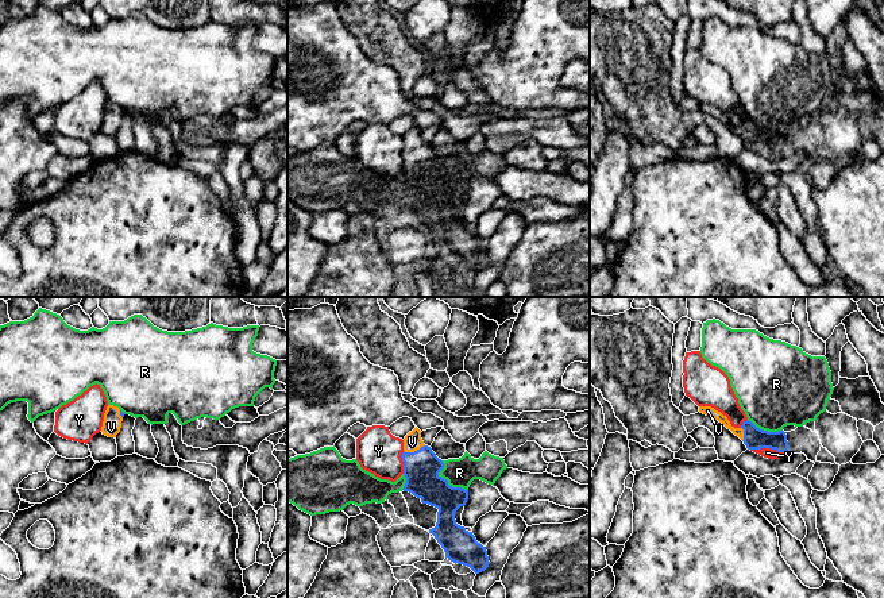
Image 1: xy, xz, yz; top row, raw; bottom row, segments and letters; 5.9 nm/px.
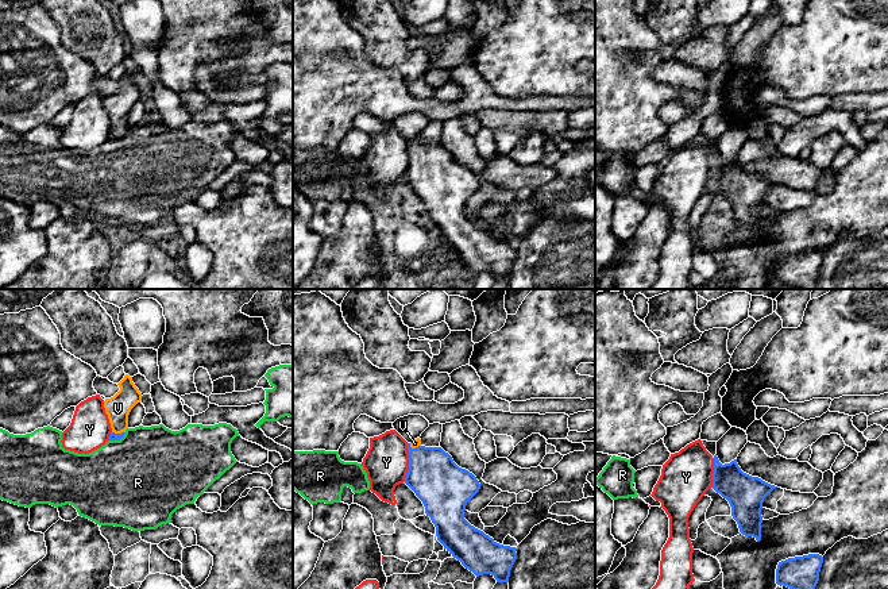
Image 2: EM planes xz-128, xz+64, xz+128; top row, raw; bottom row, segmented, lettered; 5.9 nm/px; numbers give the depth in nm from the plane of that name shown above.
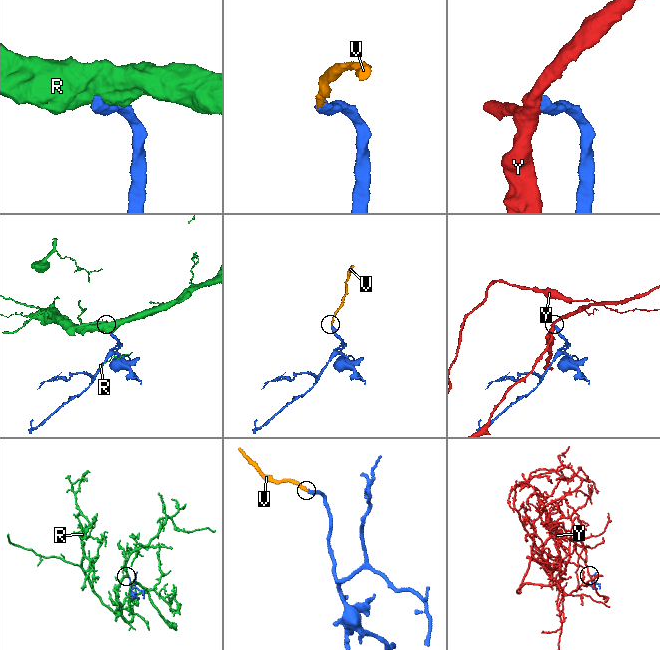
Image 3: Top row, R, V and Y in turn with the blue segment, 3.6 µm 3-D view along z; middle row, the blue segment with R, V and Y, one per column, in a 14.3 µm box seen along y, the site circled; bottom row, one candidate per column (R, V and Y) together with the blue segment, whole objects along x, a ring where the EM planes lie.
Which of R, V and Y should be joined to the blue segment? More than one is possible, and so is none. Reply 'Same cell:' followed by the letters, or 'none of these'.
Same cell: V

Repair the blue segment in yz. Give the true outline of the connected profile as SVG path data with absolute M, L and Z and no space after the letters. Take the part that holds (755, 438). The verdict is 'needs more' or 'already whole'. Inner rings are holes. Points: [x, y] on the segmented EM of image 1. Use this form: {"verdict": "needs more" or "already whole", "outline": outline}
{"verdict": "needs more", "outline": "M699 406L699 412L722 423L744 441L748 450L771 448L777 452L788 452L788 441L784 431L763 431L749 420L744 421L740 428L734 428L726 416L711 406Z"}

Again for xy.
{"verdict": "needs more", "outline": "M108 405L101 427L103 435L116 437L116 435L120 432L123 417L124 413L117 406Z"}

